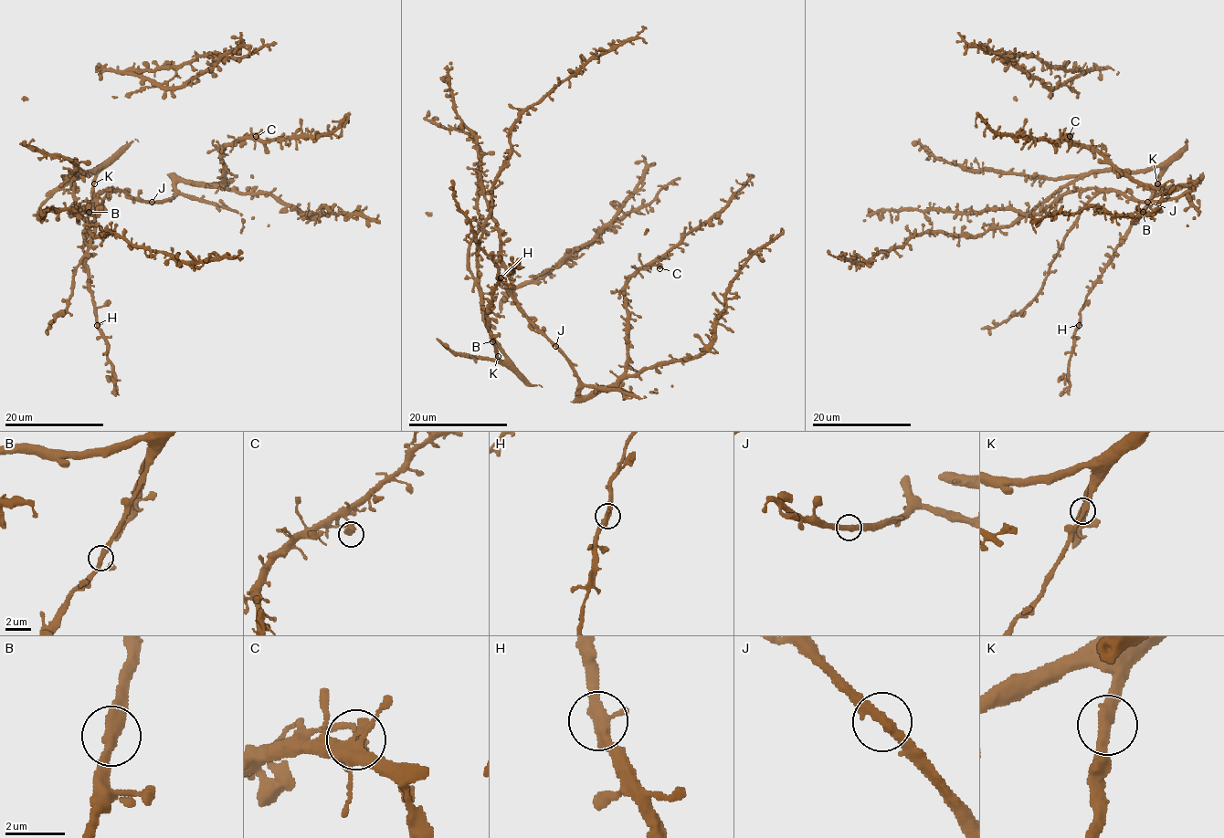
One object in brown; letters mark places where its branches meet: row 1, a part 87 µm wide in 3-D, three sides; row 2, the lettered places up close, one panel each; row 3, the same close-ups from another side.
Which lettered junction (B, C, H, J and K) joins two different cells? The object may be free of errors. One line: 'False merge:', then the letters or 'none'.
False merge: none

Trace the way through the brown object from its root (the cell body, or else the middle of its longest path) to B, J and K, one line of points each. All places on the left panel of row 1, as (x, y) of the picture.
B: (110, 188), (98, 197), (95, 213), (82, 215), (74, 177), (102, 167), (89, 212)
J: (110, 188), (122, 189), (134, 198), (152, 202)
K: (110, 188), (98, 197), (95, 213), (82, 215), (74, 177), (101, 166), (94, 183)

